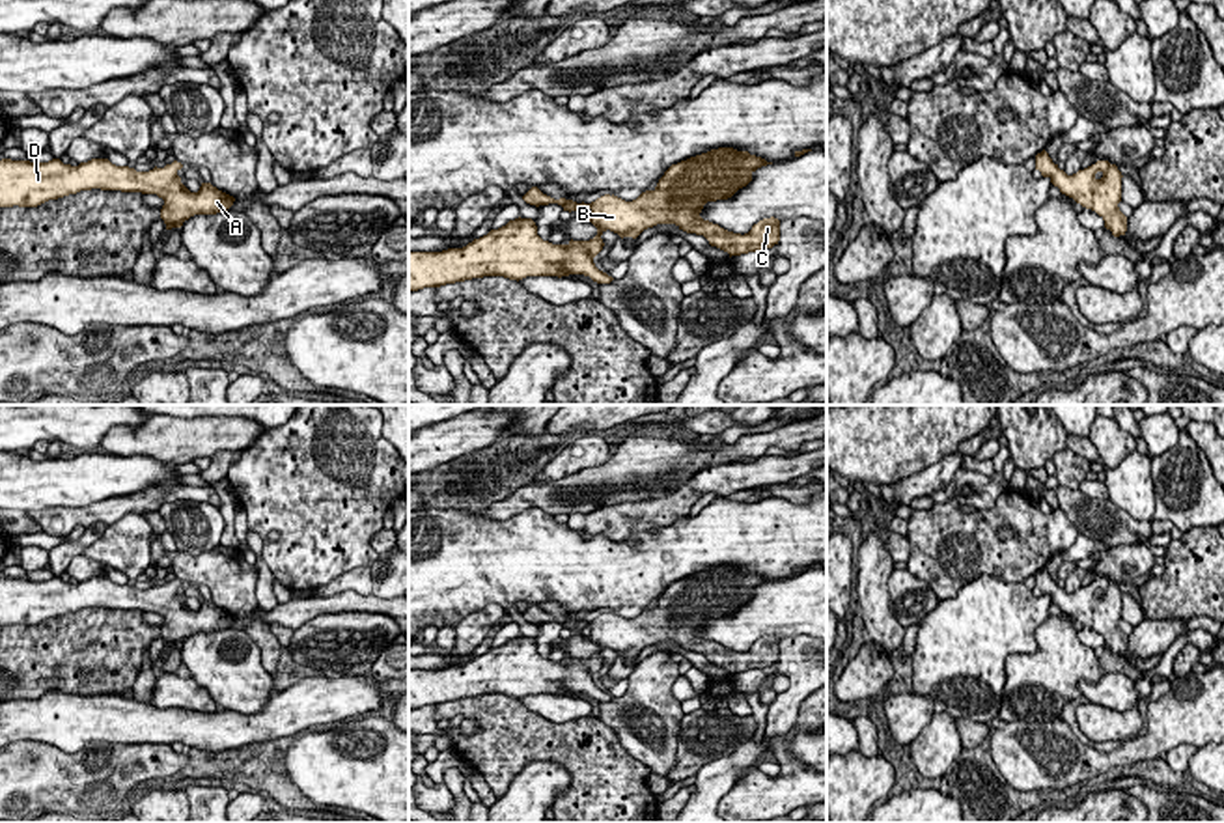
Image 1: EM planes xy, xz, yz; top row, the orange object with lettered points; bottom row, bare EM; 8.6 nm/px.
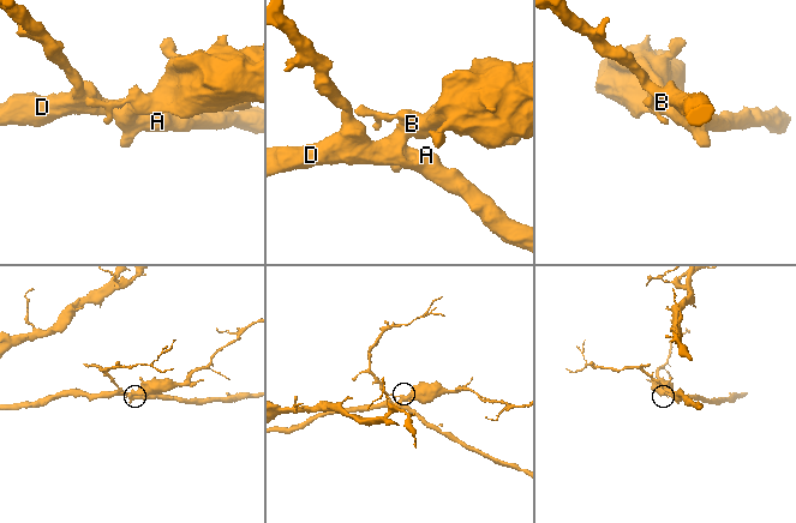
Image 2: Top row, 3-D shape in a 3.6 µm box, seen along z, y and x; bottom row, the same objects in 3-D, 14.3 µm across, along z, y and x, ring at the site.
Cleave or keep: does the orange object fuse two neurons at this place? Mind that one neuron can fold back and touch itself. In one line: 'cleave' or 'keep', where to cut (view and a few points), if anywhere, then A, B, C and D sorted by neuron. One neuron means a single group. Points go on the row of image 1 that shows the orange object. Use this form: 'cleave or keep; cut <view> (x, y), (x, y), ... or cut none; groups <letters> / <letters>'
keep; cut none; groups A B C D

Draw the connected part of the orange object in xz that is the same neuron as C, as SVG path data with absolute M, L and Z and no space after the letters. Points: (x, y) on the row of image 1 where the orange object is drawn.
M718 147L672 164L653 190L625 202L605 194L591 203L554 200L532 187L522 200L530 205L558 203L563 211L591 209L590 222L597 235L590 241L552 244L537 235L532 218L515 218L463 248L442 252L409 252L409 293L424 287L440 287L483 276L522 280L526 276L584 274L597 284L614 278L599 271L593 258L603 250L601 235L610 230L636 239L657 224L675 224L687 233L703 235L711 246L731 256L767 250L780 241L780 220L771 216L752 226L744 235L728 231L700 216L707 202L728 200L752 181L752 174L772 162L748 151Z

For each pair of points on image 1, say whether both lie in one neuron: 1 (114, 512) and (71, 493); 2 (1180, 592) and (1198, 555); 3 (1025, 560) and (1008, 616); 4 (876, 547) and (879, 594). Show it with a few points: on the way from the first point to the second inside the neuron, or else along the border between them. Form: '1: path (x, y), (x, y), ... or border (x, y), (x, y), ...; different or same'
1: border (137, 491), (83, 506), (51, 508); different
2: path (1189, 583), (1202, 570), (1202, 564); same
3: border (974, 579), (995, 573), (1006, 581), (1023, 583); different
4: path (876, 558), (876, 583); same

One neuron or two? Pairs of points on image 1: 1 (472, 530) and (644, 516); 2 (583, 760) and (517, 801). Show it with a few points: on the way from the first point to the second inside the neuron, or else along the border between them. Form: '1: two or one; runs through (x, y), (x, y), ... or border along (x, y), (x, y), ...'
1: two; border along (566, 523), (583, 536), (607, 538)
2: two; border along (521, 769), (532, 762), (558, 762), (571, 782)

